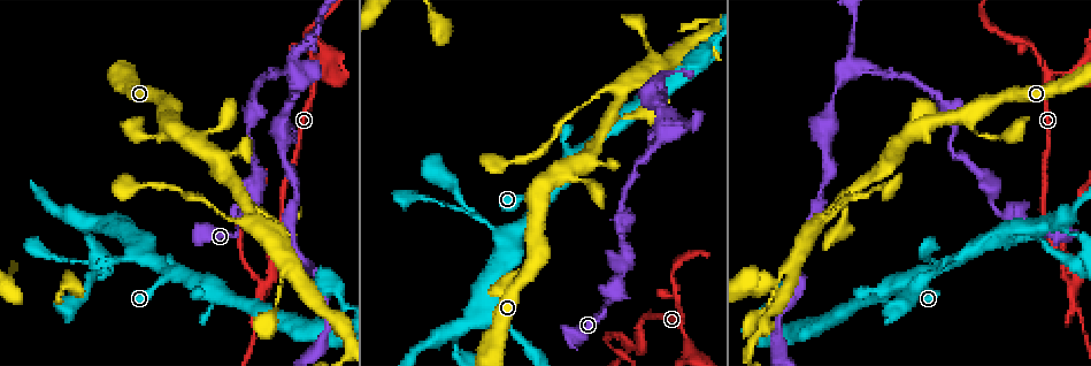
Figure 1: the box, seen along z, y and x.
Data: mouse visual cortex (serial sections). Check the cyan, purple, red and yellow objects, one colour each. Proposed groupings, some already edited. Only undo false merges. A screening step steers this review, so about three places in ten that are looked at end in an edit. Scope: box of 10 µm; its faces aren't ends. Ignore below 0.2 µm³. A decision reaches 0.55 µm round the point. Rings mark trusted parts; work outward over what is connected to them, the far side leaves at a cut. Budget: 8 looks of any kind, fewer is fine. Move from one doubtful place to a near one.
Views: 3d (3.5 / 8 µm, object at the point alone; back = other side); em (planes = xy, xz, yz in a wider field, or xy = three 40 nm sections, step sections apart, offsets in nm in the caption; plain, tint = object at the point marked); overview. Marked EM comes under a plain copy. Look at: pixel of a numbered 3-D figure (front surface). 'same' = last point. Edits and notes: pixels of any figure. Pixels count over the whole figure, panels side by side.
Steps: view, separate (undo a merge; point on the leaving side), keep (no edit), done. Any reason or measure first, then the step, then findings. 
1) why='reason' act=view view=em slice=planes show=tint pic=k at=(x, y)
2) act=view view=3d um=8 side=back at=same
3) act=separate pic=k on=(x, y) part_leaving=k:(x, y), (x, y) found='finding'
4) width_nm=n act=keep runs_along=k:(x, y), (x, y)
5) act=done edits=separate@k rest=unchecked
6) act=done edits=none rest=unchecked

why='abrupt turn' act=view view=3d um=3.5 pic=1 at=(261, 297)

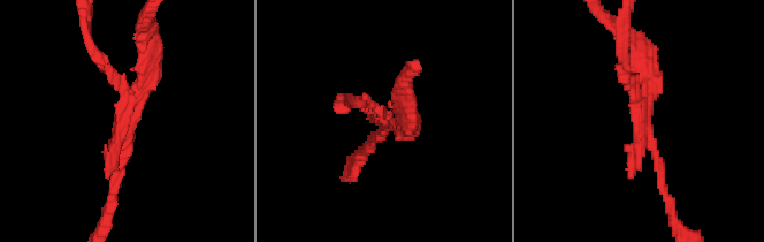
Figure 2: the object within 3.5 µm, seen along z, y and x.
why='need the tissue' act=view view=em slice=xy step=3 show=tint pic=2 at=(382, 119)

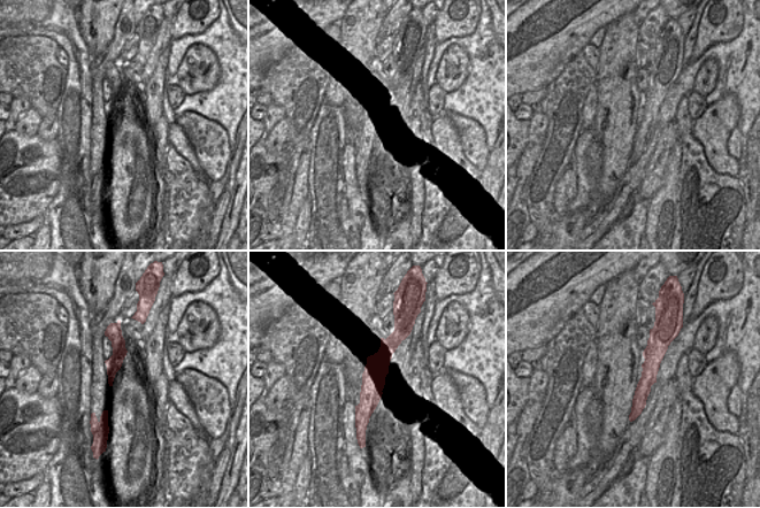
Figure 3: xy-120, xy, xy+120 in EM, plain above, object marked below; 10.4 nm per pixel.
why='cut it another way' act=view view=em slice=planes show=tint at=same

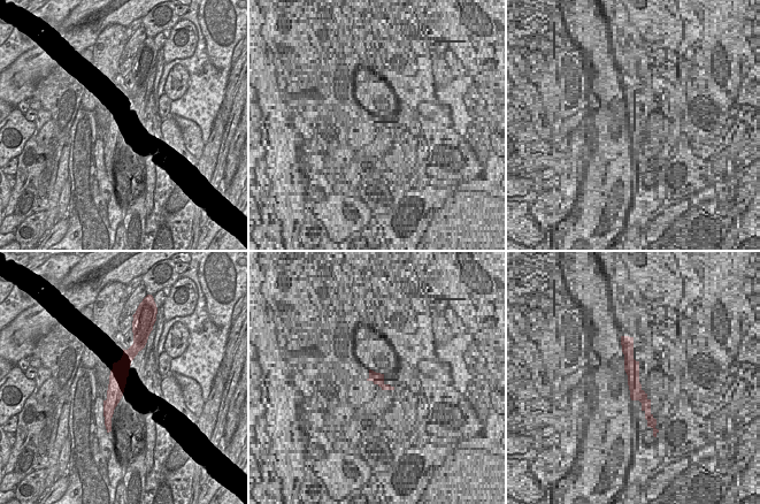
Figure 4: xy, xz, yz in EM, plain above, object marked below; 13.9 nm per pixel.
act=separate pic=2 on=(102, 67) border=4:(127, 350), (130, 361) found='two cells meet here'

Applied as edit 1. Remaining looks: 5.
why='sudden change in width' act=view view=3d um=8 side=back pic=1 at=(820, 223)

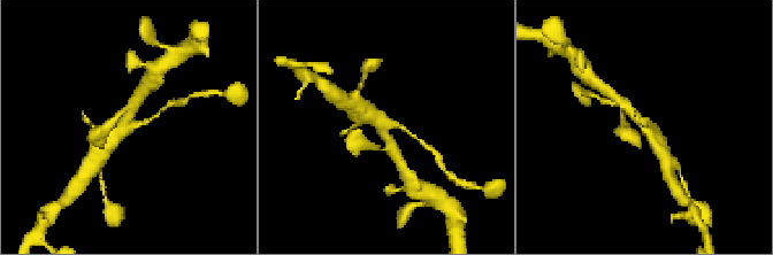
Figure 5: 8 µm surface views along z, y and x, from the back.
act=view view=3d um=3.5 at=same

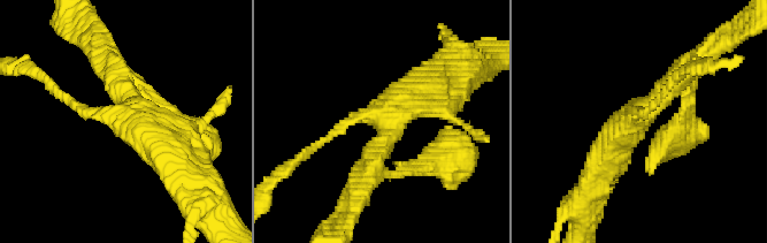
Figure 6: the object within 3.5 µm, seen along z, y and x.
act=view view=em slice=planes show=tint pic=6 at=(133, 118)

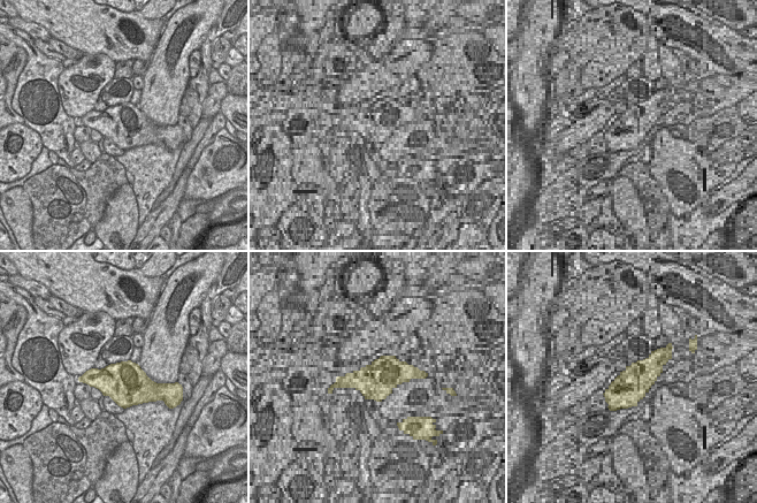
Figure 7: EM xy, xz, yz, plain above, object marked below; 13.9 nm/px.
arm_widths_nm=150,300,500 act=keep found='one cell here'

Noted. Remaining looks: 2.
why='arms part here' act=view view=3d um=3.5 pic=1 at=(1049, 76)

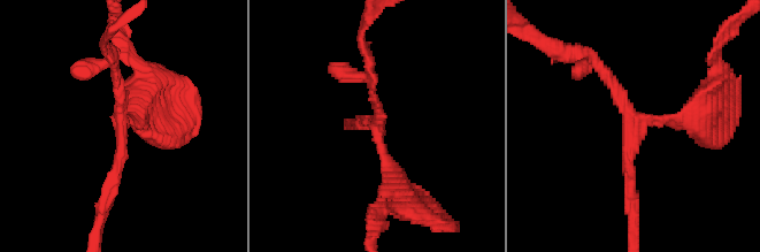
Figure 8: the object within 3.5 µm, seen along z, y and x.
arms=3 arm_widths_nm=150,150,200 act=view view=em slice=planes show=tint pic=8 at=(120, 128)

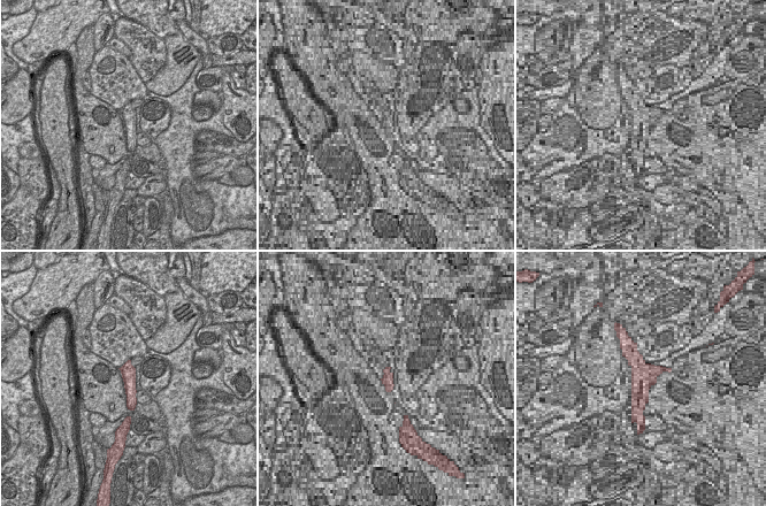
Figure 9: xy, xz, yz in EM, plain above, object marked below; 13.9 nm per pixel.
act=keep runs_along=8:(631, 212), (631, 130), (699, 106) found='continuous, no second cell'

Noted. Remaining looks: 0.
act=done edits=separate@2 rest=unchecked

